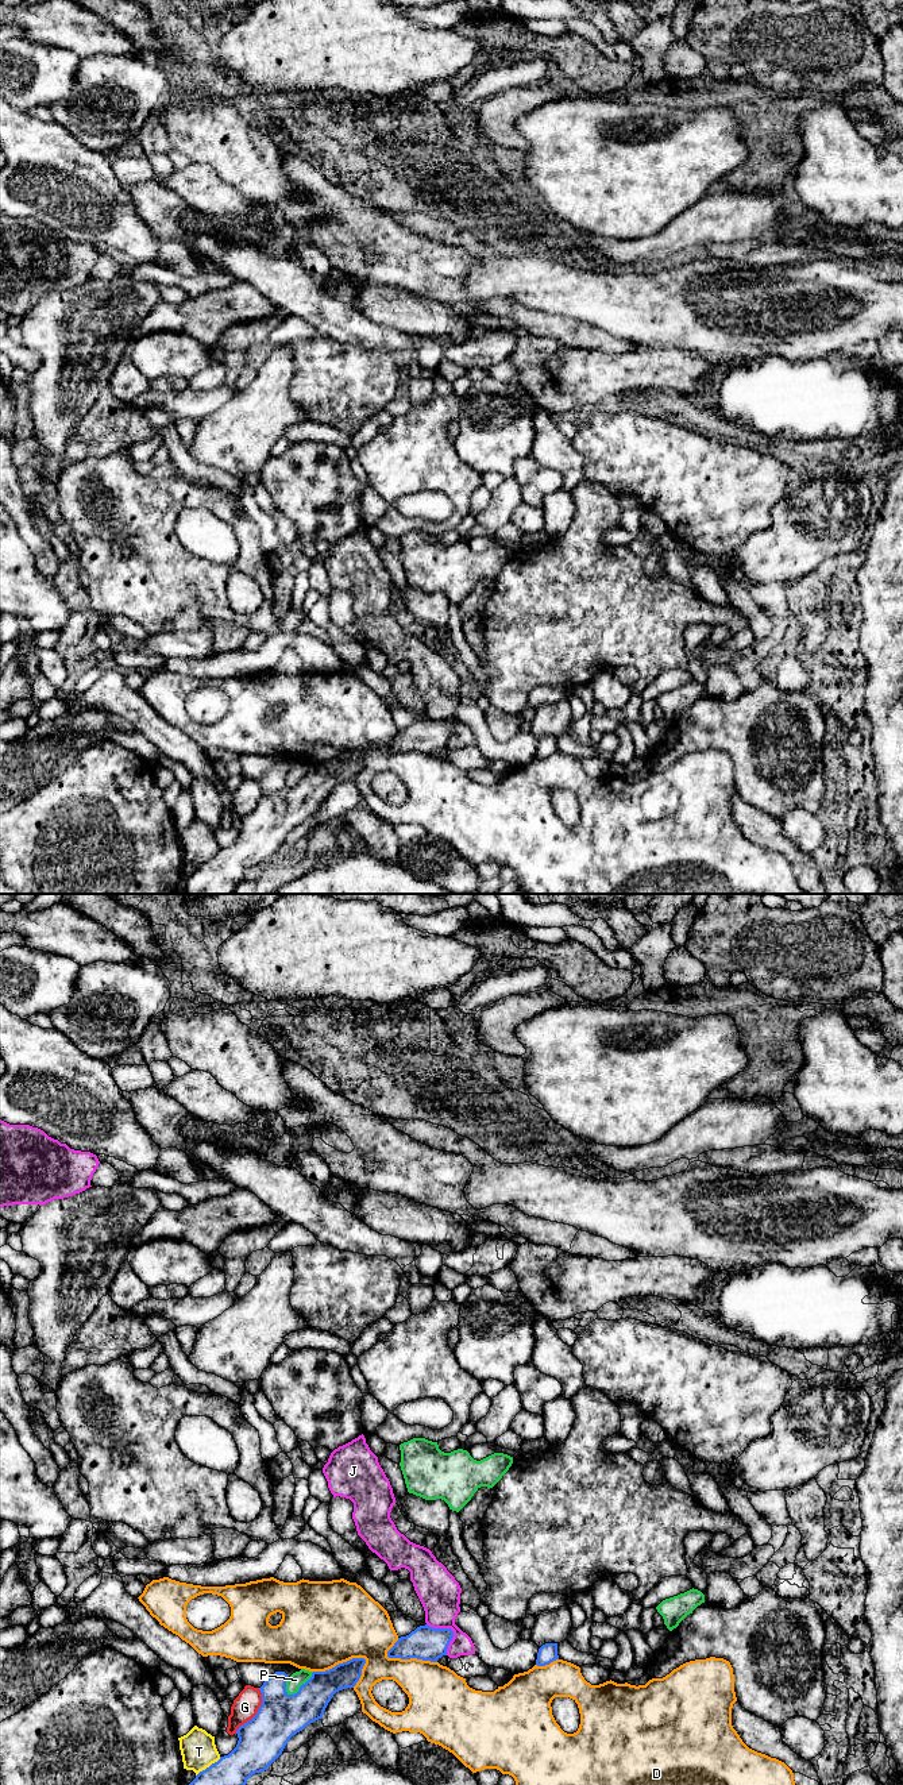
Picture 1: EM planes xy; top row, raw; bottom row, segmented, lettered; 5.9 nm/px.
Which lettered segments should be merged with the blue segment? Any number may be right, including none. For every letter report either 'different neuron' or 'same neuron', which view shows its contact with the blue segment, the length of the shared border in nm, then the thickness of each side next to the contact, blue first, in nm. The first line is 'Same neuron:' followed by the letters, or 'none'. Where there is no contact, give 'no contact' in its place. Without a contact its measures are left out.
Same neuron: none
D: different neuron; meets blue in xy; contact 320 nm long; 190 nm thick on the blue side, 500 nm on the other
G: different neuron; meets blue in xy; contact 300 nm long; 280 nm thick on the blue side, 150 nm on the other
J: different neuron; meets blue in xy; contact 220 nm long; 200 nm thick on the blue side, 240 nm on the other
P: different neuron; meets blue in xy; contact 220 nm long; 260 nm thick on the blue side, 90 nm on the other
T: different neuron; meets blue in xy; contact 190 nm long; 300 nm thick on the blue side, 220 nm on the other

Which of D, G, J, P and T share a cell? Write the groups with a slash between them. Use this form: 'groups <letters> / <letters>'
groups D / G / J / P / T

